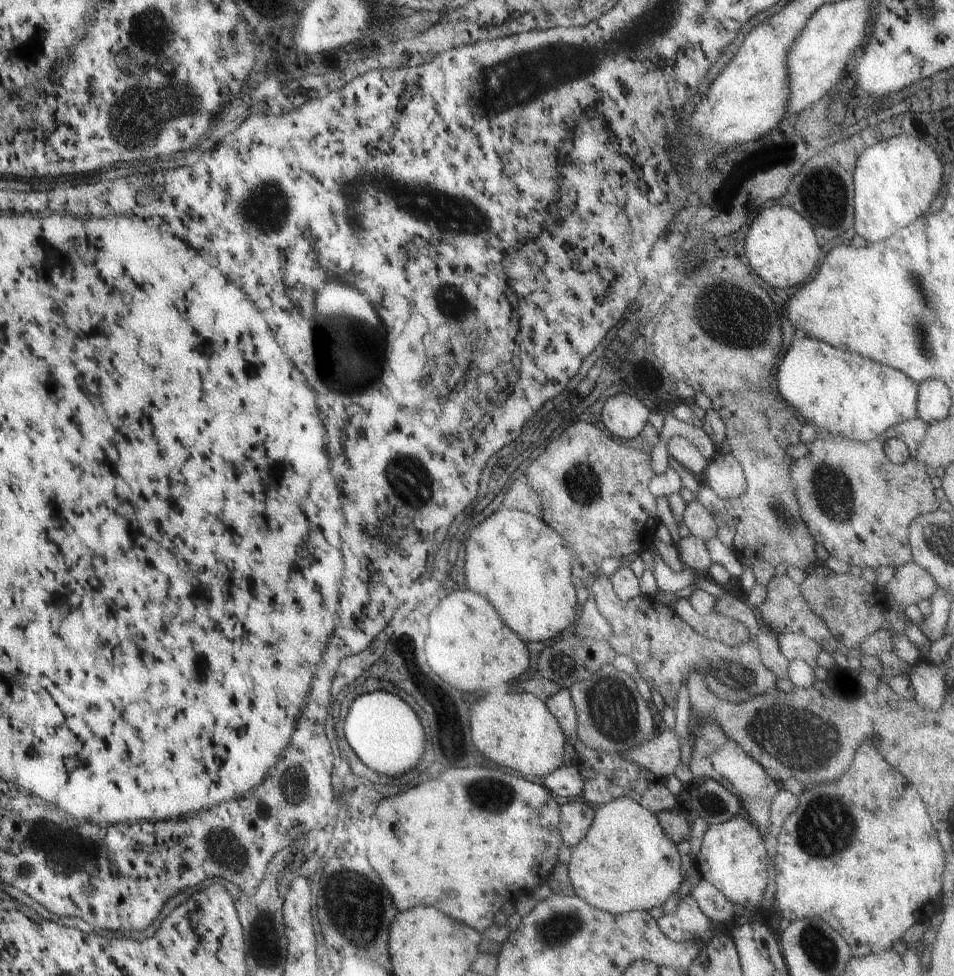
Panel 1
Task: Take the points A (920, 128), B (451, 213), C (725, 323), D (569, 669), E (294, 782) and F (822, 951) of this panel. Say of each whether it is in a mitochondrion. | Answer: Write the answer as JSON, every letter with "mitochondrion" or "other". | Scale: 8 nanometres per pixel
{"A":"other","B":"mitochondrion","C":"mitochondrion","D":"mitochondrion","E":"mitochondrion","F":"mitochondrion"}

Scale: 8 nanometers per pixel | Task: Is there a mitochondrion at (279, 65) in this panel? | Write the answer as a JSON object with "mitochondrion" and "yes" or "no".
{"mitochondrion":"no"}

